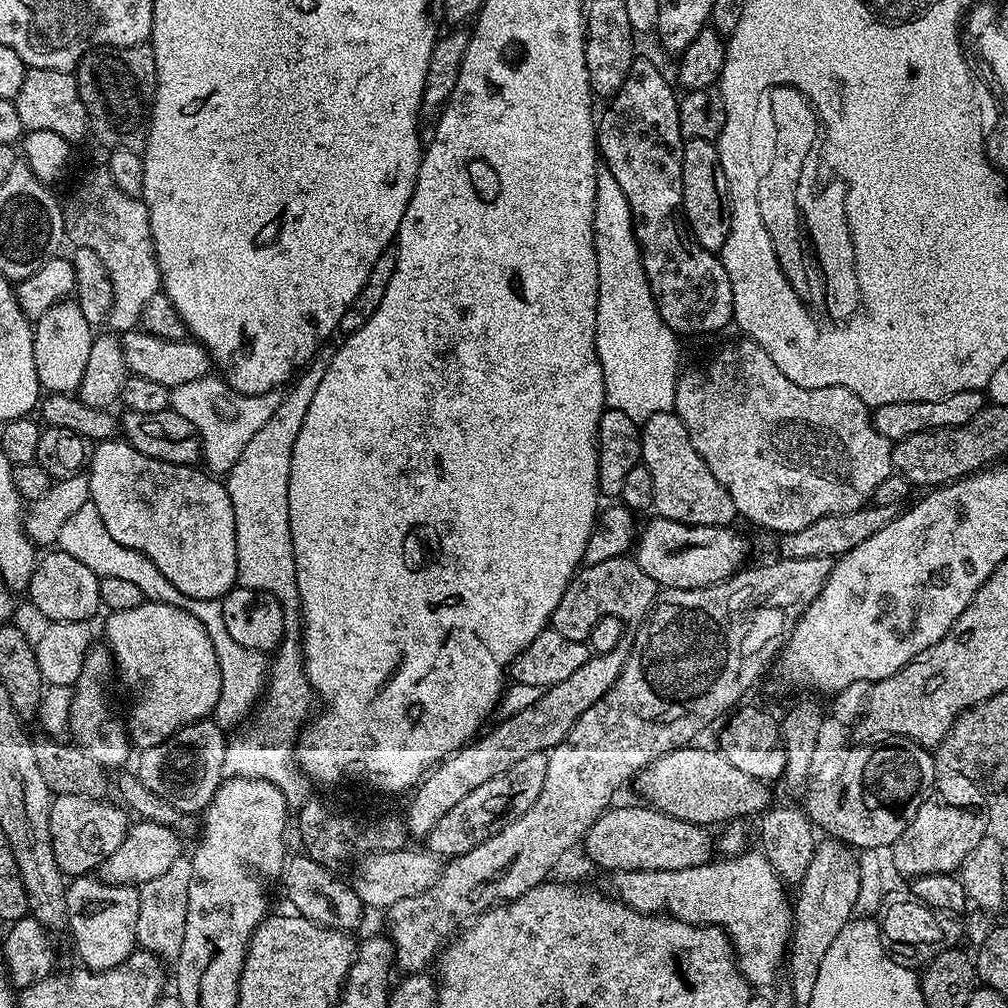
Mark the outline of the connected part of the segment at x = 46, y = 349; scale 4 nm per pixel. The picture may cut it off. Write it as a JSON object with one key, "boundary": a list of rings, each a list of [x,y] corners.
{"boundary":[[[75,299],[59,300],[34,322],[32,345],[34,366],[40,379],[40,387],[48,394],[72,394],[82,382],[86,361],[90,358],[90,346],[94,339],[94,326],[82,318],[82,310]]]}

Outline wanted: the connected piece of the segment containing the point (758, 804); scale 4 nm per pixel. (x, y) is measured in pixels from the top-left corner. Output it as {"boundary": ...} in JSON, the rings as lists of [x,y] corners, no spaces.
{"boundary":[[[685,746],[664,752],[637,773],[634,785],[636,784],[639,792],[644,796],[645,803],[659,812],[664,812],[667,816],[707,828],[720,822],[726,824],[742,820],[745,819],[744,816],[754,815],[753,817],[755,817],[773,807],[774,799],[772,800],[772,792],[769,789],[771,787],[765,781],[753,778],[744,770],[738,769],[738,766],[725,755],[723,757],[714,750],[696,747]]]}

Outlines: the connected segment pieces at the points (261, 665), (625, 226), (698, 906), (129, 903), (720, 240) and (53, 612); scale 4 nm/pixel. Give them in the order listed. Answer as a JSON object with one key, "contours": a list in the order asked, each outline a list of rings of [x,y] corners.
{"contours":[[[[172,584],[172,600],[169,600],[167,604],[187,609],[192,616],[197,617],[202,622],[208,637],[212,640],[215,653],[218,656],[219,674],[222,678],[222,690],[212,719],[220,728],[230,730],[230,727],[240,721],[247,713],[248,715],[251,713],[265,687],[268,665],[267,655],[238,645],[238,642],[235,642],[234,638],[227,633],[220,600],[190,599]]],[[[600,166],[596,169],[596,197],[594,198],[594,246],[596,247],[596,257],[598,258],[598,306],[596,307],[596,353],[600,359],[602,366],[602,378],[604,379],[604,403],[608,408],[614,410],[622,410],[622,414],[626,414],[626,418],[630,418],[638,425],[643,425],[645,420],[654,418],[654,414],[662,414],[675,409],[674,394],[676,393],[676,377],[678,375],[678,367],[680,356],[676,353],[677,337],[666,326],[666,322],[662,322],[662,314],[658,314],[658,306],[654,302],[654,294],[650,290],[650,282],[646,278],[646,270],[644,269],[644,257],[640,255],[640,243],[636,241],[636,231],[634,230],[634,222],[632,221],[632,211],[630,210],[630,202],[626,202],[626,194],[622,194],[622,186],[618,186],[618,182],[614,178],[614,174],[610,174],[610,170]]],[[[745,850],[740,853],[739,856],[732,856],[729,858],[716,858],[707,864],[698,866],[697,868],[691,868],[690,870],[658,870],[657,872],[618,872],[611,877],[612,888],[611,891],[615,893],[619,899],[623,900],[624,903],[631,906],[634,910],[639,912],[646,912],[649,914],[664,914],[667,913],[669,916],[675,916],[677,920],[685,920],[688,924],[695,924],[697,926],[711,926],[713,928],[722,928],[728,933],[732,947],[734,949],[734,959],[737,964],[740,965],[740,973],[744,976],[745,980],[748,981],[749,985],[756,990],[768,990],[775,985],[778,979],[778,973],[781,971],[782,965],[786,960],[786,953],[790,948],[790,937],[792,934],[792,925],[794,923],[794,904],[787,896],[786,885],[779,876],[776,875],[776,871],[770,866],[770,862],[764,857],[763,851]]],[[[95,875],[77,876],[67,885],[68,907],[67,931],[72,931],[72,940],[76,943],[76,952],[80,955],[79,963],[89,972],[105,972],[117,968],[130,958],[132,952],[137,951],[136,927],[138,926],[138,906],[140,893],[130,884],[106,884]]],[[[685,140],[682,158],[682,202],[689,233],[698,246],[719,254],[732,229],[730,189],[720,155],[711,140]]],[[[48,550],[39,557],[36,569],[26,589],[26,597],[45,616],[45,621],[85,622],[91,621],[96,611],[101,611],[100,577],[90,570],[90,566],[82,566],[78,558],[70,558],[70,554],[59,550]]]]}

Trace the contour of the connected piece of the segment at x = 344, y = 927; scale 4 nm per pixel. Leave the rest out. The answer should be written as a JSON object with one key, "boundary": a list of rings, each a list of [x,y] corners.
{"boundary":[[[300,854],[287,861],[282,873],[284,892],[293,904],[299,915],[312,920],[322,928],[333,928],[335,932],[351,933],[351,928],[360,924],[360,919],[366,913],[366,905],[360,900],[355,888],[344,884],[335,876],[336,872],[331,867],[324,867],[314,861],[307,854]]]}

